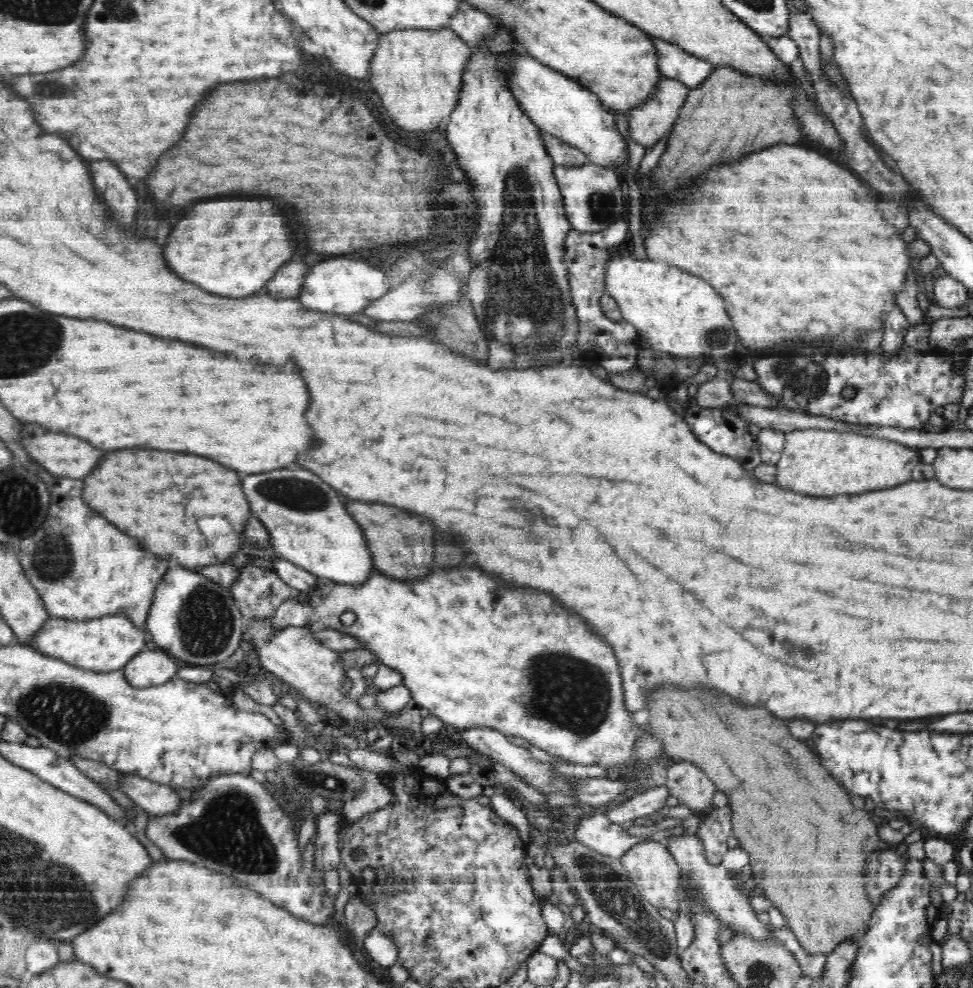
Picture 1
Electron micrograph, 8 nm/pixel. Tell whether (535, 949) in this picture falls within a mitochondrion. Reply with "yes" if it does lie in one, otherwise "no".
no

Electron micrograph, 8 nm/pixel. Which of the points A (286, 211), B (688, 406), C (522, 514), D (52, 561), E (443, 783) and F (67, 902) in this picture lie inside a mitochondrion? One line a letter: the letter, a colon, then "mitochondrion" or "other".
A: other
B: other
C: mitochondrion
D: mitochondrion
E: other
F: mitochondrion

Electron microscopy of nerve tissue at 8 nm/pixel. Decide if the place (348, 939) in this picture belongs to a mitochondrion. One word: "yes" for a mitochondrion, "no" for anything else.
no

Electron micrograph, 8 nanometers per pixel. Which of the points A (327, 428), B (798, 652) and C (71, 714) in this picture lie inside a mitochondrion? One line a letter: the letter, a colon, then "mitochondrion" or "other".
A: other
B: mitochondrion
C: mitochondrion

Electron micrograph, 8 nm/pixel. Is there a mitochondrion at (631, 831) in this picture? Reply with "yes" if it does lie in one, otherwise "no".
no

